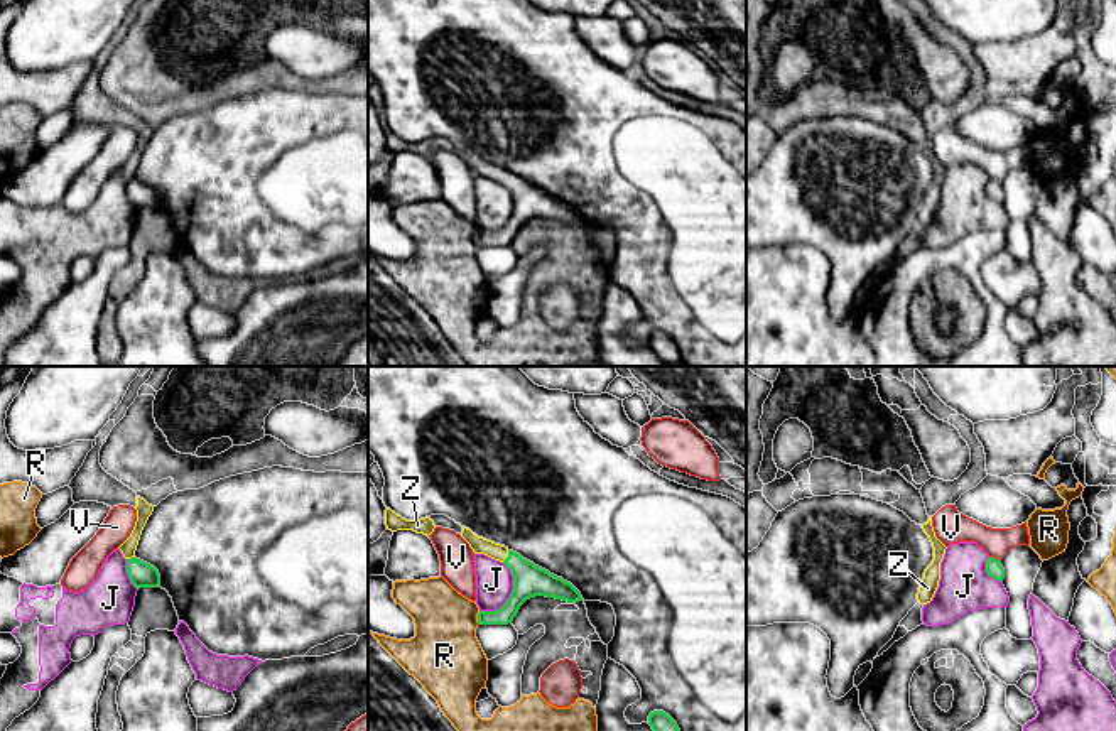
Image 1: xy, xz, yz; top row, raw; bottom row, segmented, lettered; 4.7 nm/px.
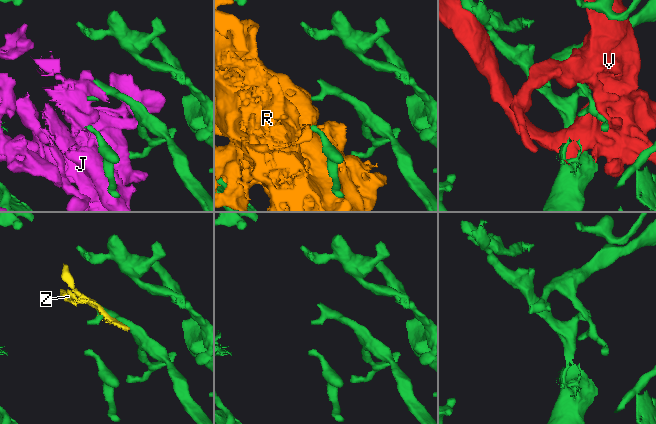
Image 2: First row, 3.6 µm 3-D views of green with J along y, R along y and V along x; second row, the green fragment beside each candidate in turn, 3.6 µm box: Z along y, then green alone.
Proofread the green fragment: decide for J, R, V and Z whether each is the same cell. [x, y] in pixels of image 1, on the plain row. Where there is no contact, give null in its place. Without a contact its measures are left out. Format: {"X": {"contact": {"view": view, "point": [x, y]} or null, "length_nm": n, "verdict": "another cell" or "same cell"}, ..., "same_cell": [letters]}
{"J": {"contact": {"view": "xz", "point": [510, 216]}, "length_nm": 260, "verdict": "another cell"}, "R": {"contact": {"view": "xz", "point": [478, 240]}, "length_nm": 60, "verdict": "another cell"}, "V": {"contact": {"view": "yz", "point": [993, 179]}, "length_nm": 60, "verdict": "another cell"}, "Z": {"contact": {"view": "xz", "point": [509, 178]}, "length_nm": 70, "verdict": "same cell"}, "same_cell": ["Z"]}

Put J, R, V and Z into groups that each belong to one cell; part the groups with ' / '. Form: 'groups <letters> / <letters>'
groups J / R / V / Z

